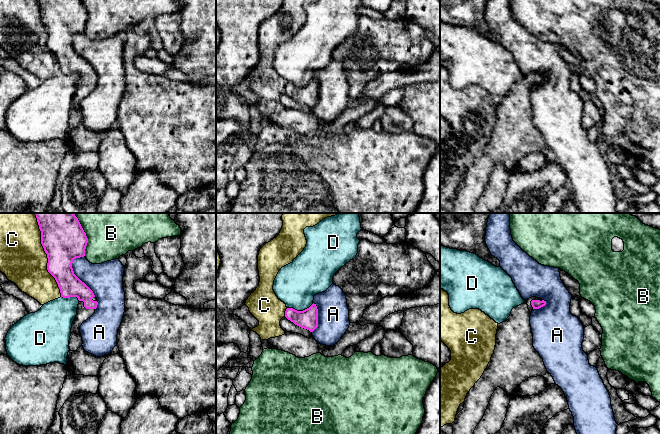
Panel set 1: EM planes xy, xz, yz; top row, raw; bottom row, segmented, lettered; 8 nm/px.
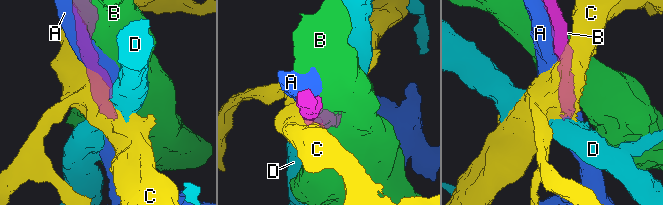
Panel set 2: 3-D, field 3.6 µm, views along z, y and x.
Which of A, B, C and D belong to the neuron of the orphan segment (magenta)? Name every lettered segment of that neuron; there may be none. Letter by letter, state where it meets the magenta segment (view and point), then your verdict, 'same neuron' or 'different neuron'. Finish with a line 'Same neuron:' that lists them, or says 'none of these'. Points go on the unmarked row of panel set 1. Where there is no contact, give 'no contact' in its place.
A: xy (77, 53) | different neuron
B: xy (87, 16) | different neuron
C: xy (48, 36) | different neuron
D: xz (300, 87) | different neuron
Same neuron: none of these

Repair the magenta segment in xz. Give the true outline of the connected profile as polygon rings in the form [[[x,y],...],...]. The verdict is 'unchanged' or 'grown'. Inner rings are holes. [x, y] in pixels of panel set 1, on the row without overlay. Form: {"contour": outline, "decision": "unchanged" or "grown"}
{"contour": [[[312,80],[303,87],[287,84],[285,93],[295,101],[313,108],[318,102],[318,85],[316,80]]], "decision": "unchanged"}

